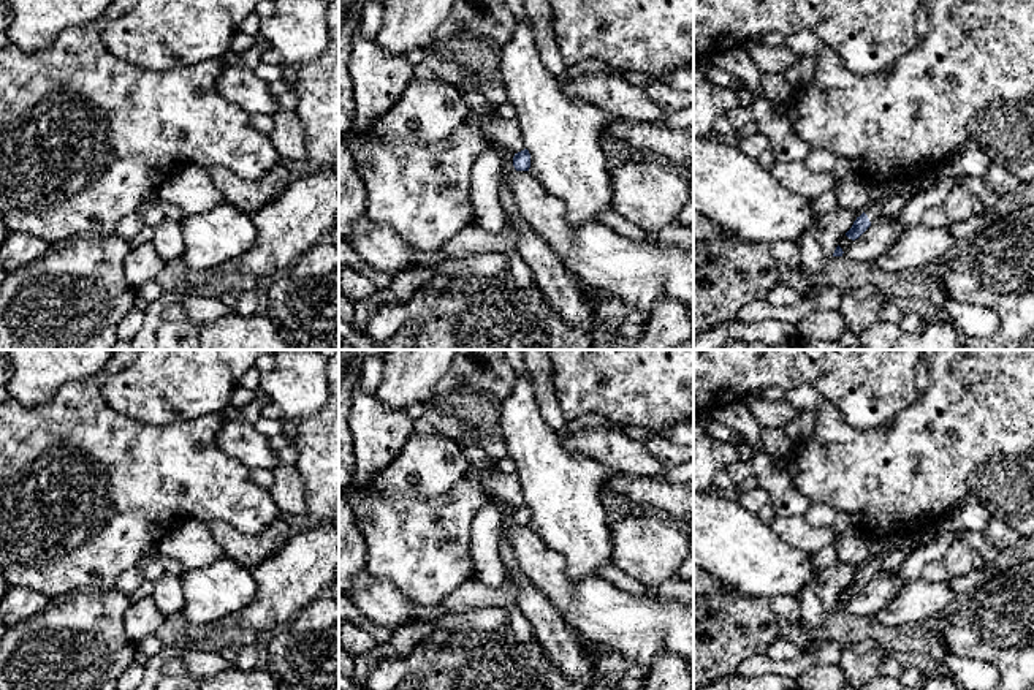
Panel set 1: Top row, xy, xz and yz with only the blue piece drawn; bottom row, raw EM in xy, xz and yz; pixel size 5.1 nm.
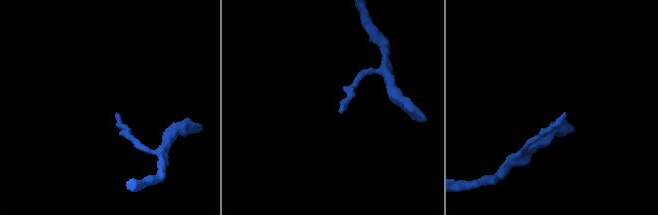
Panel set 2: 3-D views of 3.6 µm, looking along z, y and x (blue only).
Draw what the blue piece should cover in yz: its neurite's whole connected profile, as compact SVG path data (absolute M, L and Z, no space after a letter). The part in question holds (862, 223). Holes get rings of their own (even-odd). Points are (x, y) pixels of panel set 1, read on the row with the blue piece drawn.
M879 204L868 207L857 220L846 236L852 241L858 239L872 223L890 218L885 215Z

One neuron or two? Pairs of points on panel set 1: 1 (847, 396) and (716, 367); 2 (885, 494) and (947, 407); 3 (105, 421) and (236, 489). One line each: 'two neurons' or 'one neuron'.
1: one neuron
2: one neuron
3: one neuron

